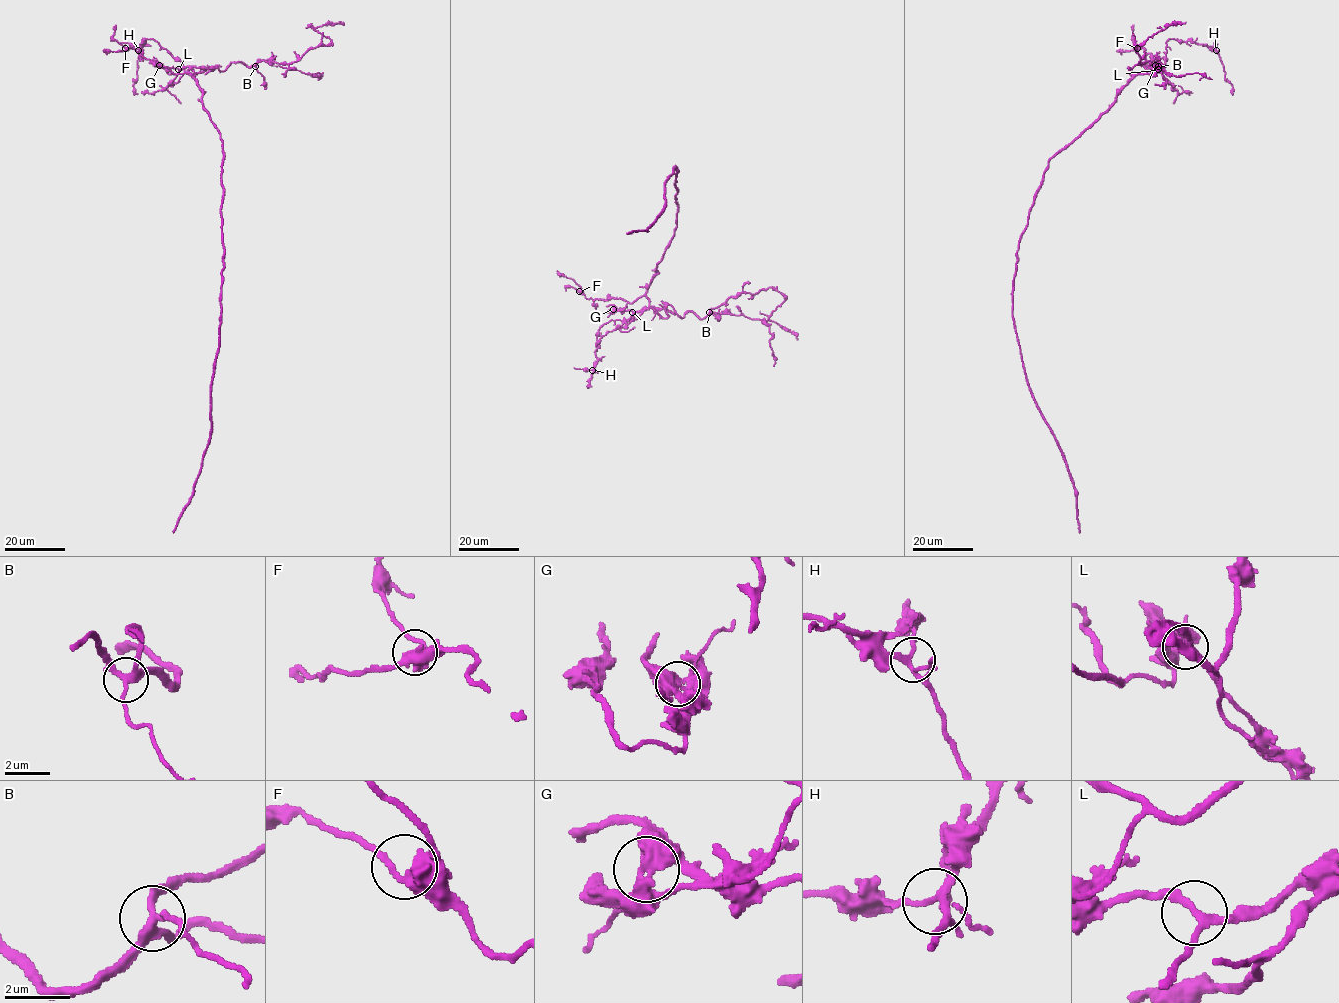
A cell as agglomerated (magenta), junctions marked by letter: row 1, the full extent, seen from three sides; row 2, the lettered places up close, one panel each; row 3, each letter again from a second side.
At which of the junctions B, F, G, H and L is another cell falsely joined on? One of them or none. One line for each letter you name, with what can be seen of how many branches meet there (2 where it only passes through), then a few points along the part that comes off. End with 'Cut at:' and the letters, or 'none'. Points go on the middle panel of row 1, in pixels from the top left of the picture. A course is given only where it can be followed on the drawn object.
G: Branches: 6. Course of the part to remove: (613, 309), (632, 312), (621, 331), (635, 328)
Cut at: G

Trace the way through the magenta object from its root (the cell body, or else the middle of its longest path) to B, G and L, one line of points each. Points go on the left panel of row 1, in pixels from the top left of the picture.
B: (222, 163), (220, 134), (204, 108), (202, 90), (192, 75), (193, 68), (224, 71), (234, 62), (255, 66)
G: (222, 163), (220, 134), (204, 108), (202, 90), (193, 75), (188, 72), (168, 74), (159, 66)
L: (222, 163), (220, 134), (204, 108), (202, 90), (192, 75), (195, 73), (187, 66), (178, 69)

